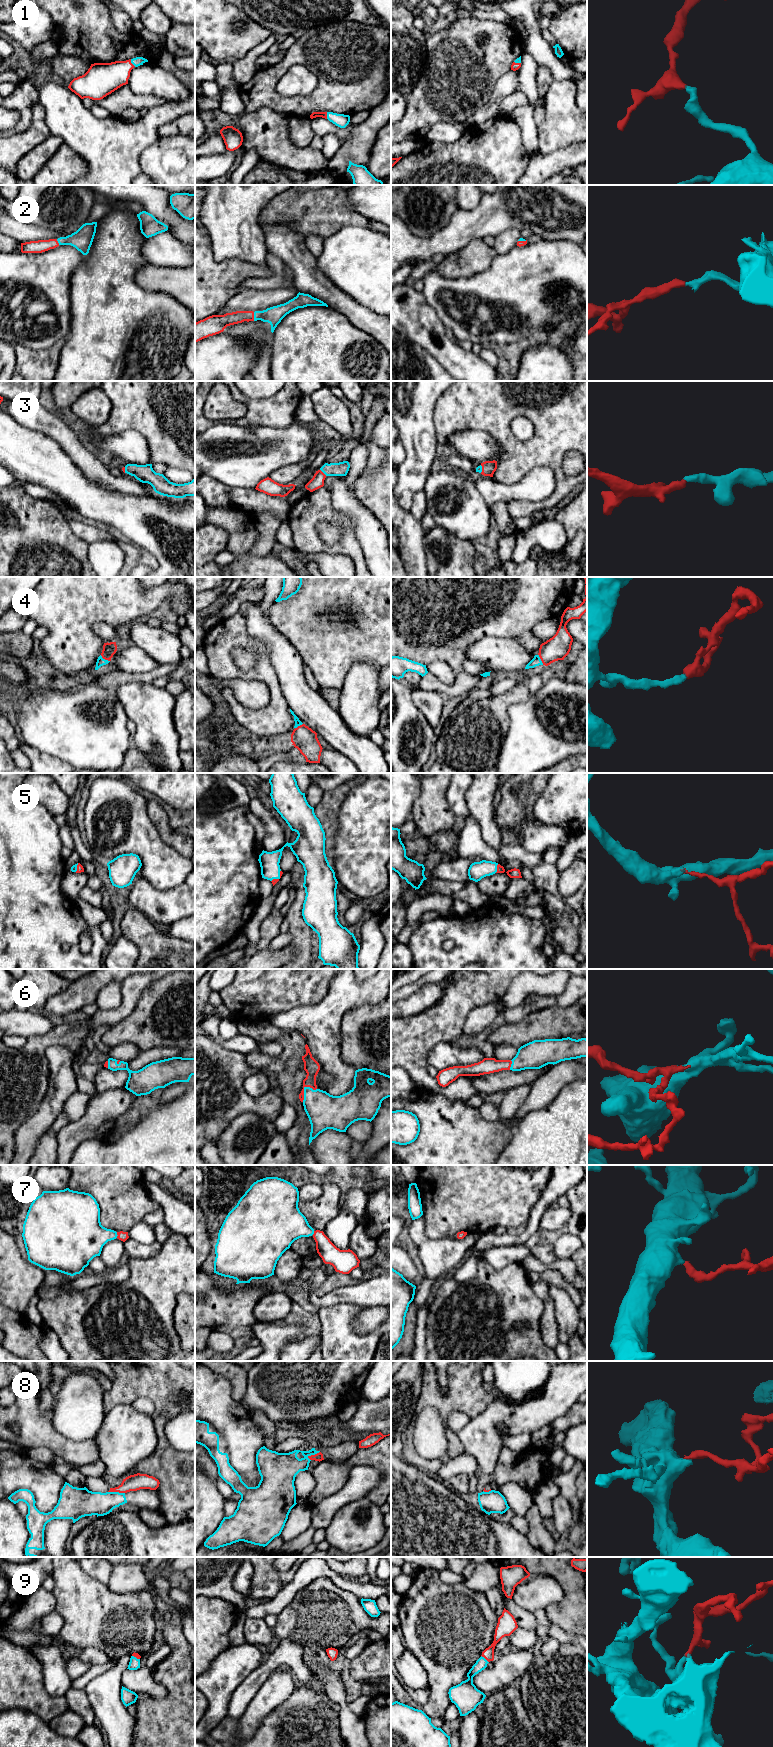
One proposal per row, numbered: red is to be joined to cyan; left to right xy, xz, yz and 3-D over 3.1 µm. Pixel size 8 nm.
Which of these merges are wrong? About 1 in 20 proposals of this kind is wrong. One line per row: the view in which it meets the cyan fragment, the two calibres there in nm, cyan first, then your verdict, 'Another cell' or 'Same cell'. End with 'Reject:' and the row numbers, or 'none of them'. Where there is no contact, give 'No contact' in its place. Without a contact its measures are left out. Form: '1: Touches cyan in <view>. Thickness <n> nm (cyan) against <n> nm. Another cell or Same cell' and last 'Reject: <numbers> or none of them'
1: Touches cyan in xy. Thickness 70 nm (cyan) against 240 nm. Same cell
2: Touches cyan in xz. Thickness 140 nm (cyan) against 100 nm. Same cell
3: Touches cyan in xz. Thickness 110 nm (cyan) against 100 nm. Same cell
4: Touches cyan in xy. Thickness 70 nm (cyan) against 110 nm. Same cell
5: Touches cyan in xz. Thickness 160 nm (cyan) against 50 nm. Same cell
6: Touches cyan in xz. Thickness 280 nm (cyan) against 120 nm. Same cell
7: Touches cyan in xy. Thickness 300 nm (cyan) against 80 nm. Same cell
8: Touches cyan in xy. Thickness 200 nm (cyan) against 130 nm. Another cell
9: Touches cyan in yz. Thickness 90 nm (cyan) against 90 nm. Same cell
Reject: 8

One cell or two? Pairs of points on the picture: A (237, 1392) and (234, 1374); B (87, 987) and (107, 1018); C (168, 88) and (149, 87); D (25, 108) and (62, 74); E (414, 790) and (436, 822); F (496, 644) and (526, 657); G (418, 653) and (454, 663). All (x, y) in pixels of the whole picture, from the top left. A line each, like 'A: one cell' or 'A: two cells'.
A: one cell
B: two cells
C: one cell
D: two cells
E: two cells
F: one cell
G: one cell

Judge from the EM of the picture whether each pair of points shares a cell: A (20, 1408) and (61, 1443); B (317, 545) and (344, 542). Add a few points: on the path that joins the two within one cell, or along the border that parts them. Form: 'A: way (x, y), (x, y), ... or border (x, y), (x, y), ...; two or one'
A: way (30, 1418), (51, 1439); one
B: way (324, 548), (337, 548); one

